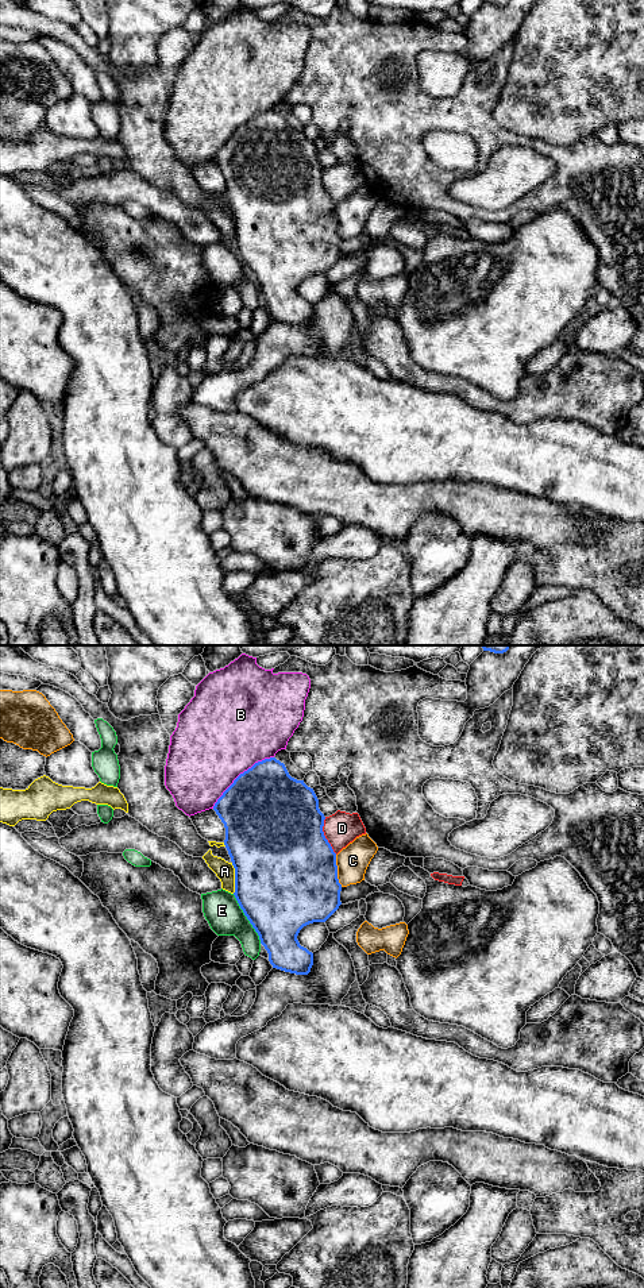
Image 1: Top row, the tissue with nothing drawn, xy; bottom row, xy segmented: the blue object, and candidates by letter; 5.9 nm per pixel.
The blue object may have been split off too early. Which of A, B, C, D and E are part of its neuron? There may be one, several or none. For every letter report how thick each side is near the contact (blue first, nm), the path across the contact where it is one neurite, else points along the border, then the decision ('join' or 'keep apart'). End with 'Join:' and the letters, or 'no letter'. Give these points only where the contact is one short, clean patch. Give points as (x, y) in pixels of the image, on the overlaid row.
A: calibres 500 and 110 nm; keep apart
B: calibres 480 and 500 nm; keep apart
C: calibres 500 and 190 nm; keep apart
D: calibres 500 and 200 nm; keep apart
E: calibres 500 and 220 nm; border xy (232, 894), (261, 943); keep apart
Join: no letter

